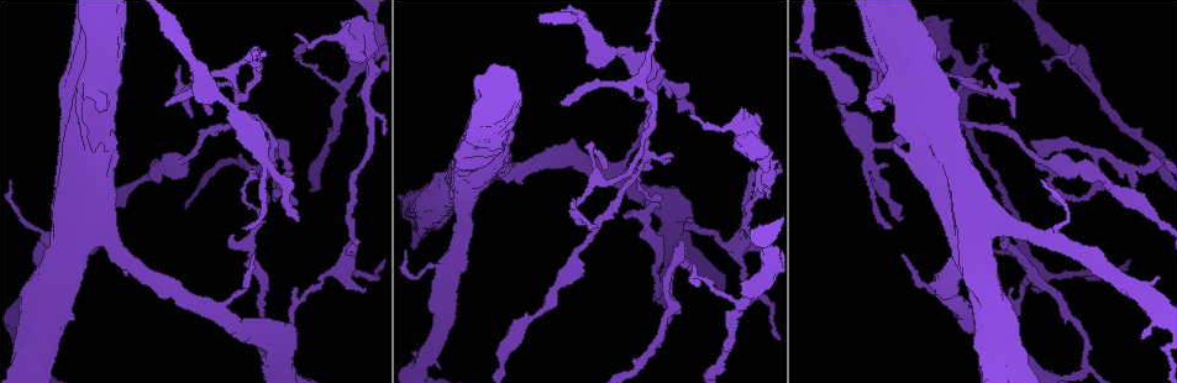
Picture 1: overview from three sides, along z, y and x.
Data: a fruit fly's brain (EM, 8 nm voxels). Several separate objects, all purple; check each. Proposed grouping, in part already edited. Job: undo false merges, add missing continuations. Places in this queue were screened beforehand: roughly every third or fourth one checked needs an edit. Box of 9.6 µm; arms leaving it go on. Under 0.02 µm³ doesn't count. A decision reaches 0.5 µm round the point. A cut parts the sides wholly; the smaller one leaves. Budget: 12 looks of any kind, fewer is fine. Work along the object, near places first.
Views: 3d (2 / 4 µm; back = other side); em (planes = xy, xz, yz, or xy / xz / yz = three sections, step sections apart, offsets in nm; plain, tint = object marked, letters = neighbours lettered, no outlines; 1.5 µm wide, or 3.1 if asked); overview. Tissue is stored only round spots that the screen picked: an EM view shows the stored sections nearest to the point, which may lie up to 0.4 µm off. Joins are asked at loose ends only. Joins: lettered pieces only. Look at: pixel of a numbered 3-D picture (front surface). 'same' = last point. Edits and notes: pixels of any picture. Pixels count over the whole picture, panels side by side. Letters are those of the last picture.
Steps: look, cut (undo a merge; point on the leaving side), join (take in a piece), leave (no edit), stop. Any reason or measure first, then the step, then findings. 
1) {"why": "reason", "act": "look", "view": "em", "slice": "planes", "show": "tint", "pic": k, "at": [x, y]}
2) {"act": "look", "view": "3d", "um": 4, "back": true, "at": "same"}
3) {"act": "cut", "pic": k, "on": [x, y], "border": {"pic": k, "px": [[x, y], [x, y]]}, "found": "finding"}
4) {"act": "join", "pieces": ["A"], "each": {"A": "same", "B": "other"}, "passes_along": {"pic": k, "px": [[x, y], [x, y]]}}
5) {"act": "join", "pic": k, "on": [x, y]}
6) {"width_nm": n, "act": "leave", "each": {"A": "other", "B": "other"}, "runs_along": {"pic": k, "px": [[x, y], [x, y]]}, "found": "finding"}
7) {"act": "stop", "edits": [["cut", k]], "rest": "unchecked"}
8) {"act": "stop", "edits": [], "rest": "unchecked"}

{"why": "tapers out", "act": "look", "view": "em", "slice": "planes", "show": "letters", "pic": 1, "at": [635, 100]}

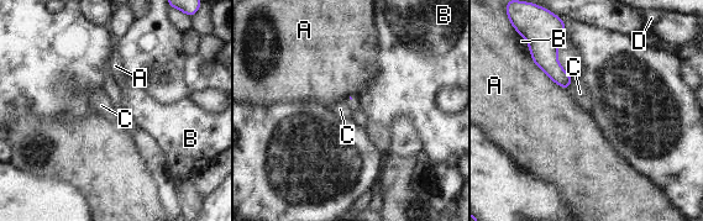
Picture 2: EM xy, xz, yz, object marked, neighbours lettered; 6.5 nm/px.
{"longest_contact_nm": ["A", 320], "act": "leave", "each": {"A": "other", "B": "other", "C": "other", "D": "other"}, "border": {"pic": 2, "px": [[529, 51], [531, 57]]}, "found": "none of them fits"}

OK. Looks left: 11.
{"why": "thick end", "act": "look", "view": "em", "slice": "planes", "show": "letters", "pic": 1, "at": [363, 56]}

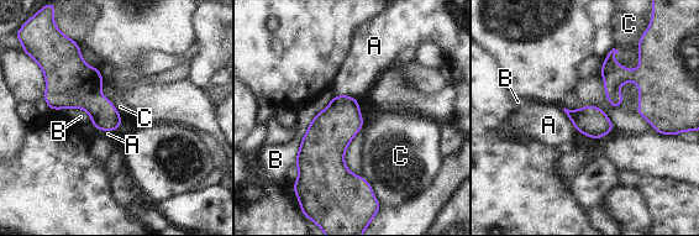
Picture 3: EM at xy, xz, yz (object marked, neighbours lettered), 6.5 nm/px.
{"act": "leave", "each": {"A": "other", "B": "other", "C": "other"}, "found": "no lettered piece goes on from it"}

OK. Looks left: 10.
{"act": "look", "view": "em", "slice": "planes", "show": "letters", "pic": 1, "at": [1060, 205]}

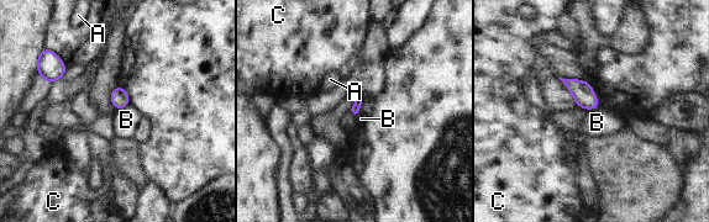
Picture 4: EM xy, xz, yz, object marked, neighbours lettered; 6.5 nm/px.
{"act": "leave", "each": {"A": "other", "B": "other", "C": "other"}, "found": "none of them fits"}

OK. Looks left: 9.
{"why": "free end", "act": "look", "view": "3d", "um": 2, "pic": 1, "at": [991, 66]}

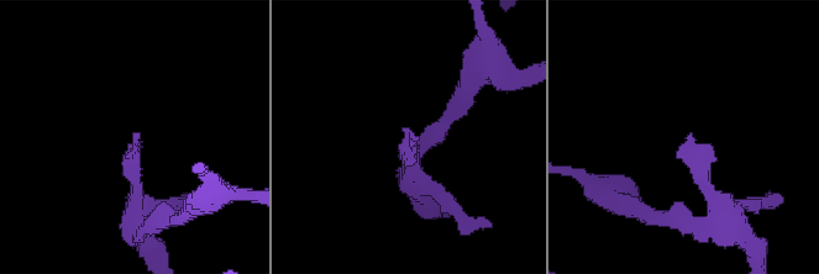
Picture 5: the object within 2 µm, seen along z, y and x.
{"act": "look", "view": "em", "slice": "planes", "show": "letters", "pic": 5, "at": [136, 133]}

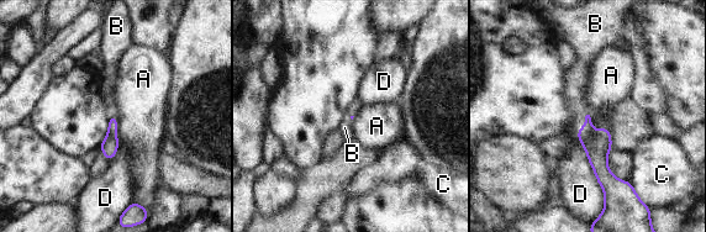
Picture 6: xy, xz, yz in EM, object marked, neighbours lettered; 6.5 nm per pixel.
{"act": "join", "pieces": ["B"], "each": {"A": "other", "B": "same", "C": "other", "D": "other"}, "passes_along": {"pic": 6, "px": [[596, 146], [584, 124], [574, 86]]}, "found": "it goes on there"}

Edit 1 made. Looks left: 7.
{"act": "stop", "edits": [["join", 6]], "rest": "unchecked"}

